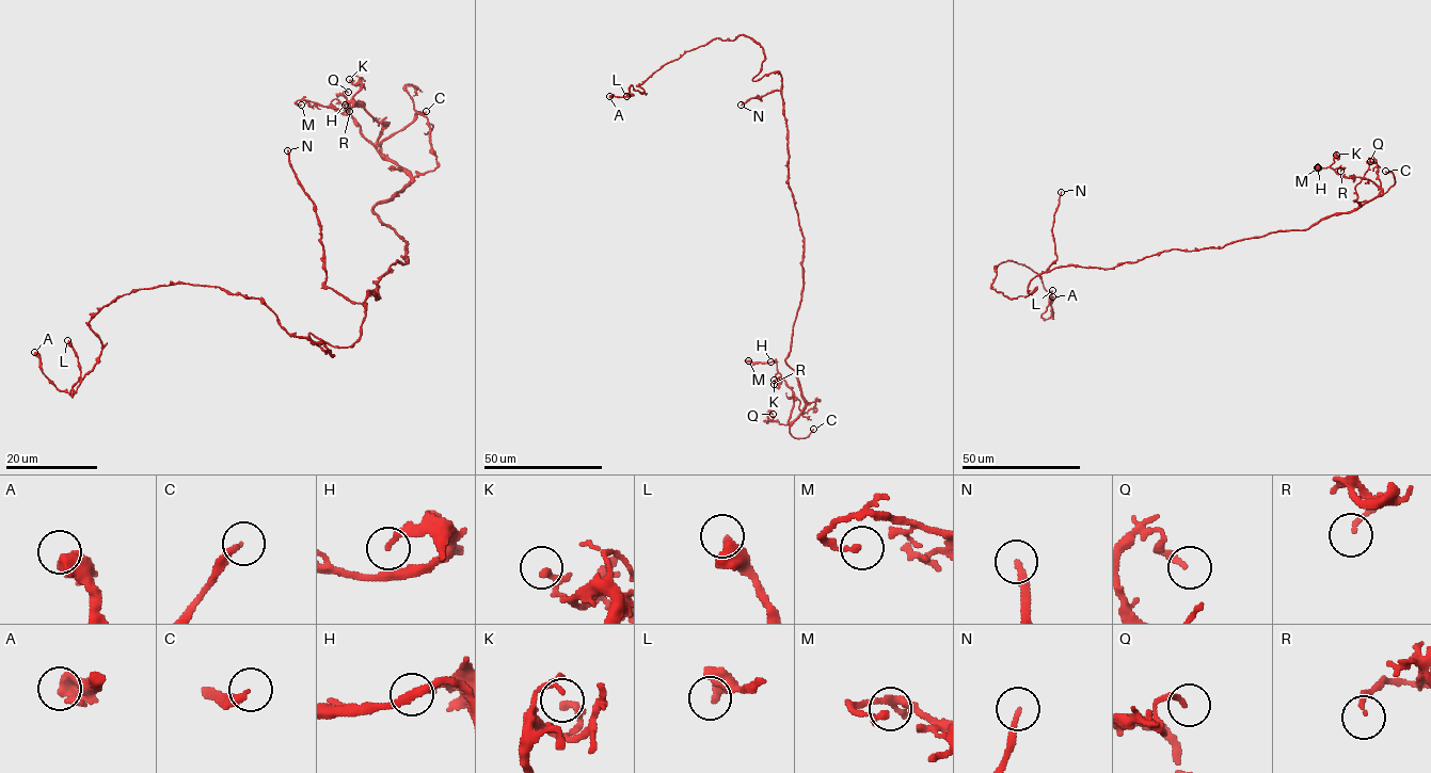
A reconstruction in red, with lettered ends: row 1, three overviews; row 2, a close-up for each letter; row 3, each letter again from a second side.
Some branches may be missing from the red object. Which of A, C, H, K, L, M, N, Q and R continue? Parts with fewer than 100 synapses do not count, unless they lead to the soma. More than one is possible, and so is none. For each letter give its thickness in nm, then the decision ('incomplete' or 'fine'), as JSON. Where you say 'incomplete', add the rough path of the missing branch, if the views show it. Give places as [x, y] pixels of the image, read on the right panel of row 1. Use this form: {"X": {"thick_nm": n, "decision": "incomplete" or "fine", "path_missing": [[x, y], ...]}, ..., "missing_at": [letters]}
{"A": {"thick_nm": 600, "decision": "fine"}, "C": {"thick_nm": 240, "decision": "incomplete", "path_missing": [[1385, 171], [1374, 172], [1364, 150], [1347, 150]]}, "H": {"thick_nm": 180, "decision": "fine"}, "K": {"thick_nm": 240, "decision": "fine"}, "L": {"thick_nm": 360, "decision": "fine"}, "M": {"thick_nm": 200, "decision": "fine"}, "N": {"thick_nm": 200, "decision": "incomplete", "path_missing": [[1061, 192], [1086, 164], [1104, 100], [1098, 68], [1131, 60], [1110, 53]]}, "Q": {"thick_nm": 190, "decision": "fine"}, "R": {"thick_nm": 140, "decision": "fine"}, "missing_at": ["C", "N"]}

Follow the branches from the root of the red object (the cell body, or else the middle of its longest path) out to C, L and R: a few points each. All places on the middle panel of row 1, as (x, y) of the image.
C: (789, 156), (788, 182), (804, 252), (800, 302), (785, 363), (805, 403), (790, 433), (806, 438), (813, 429)
L: (789, 156), (781, 77), (752, 80), (764, 53), (745, 35), (686, 51), (626, 96)
R: (789, 156), (804, 252), (785, 363), (805, 404), (788, 424), (794, 392), (781, 379), (774, 384)

